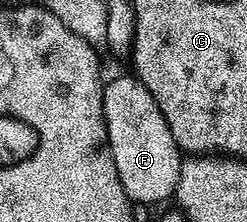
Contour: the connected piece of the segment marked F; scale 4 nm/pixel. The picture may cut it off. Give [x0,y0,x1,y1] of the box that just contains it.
[104,75,182,206]

